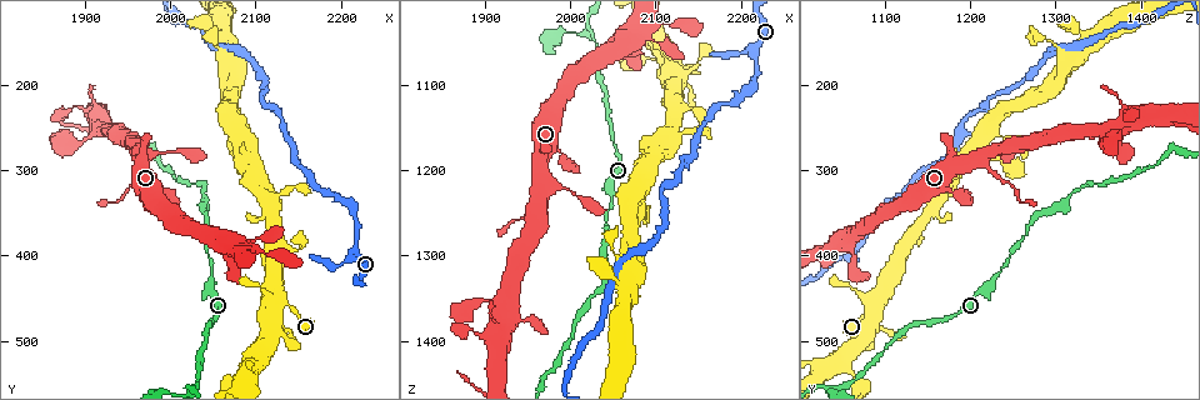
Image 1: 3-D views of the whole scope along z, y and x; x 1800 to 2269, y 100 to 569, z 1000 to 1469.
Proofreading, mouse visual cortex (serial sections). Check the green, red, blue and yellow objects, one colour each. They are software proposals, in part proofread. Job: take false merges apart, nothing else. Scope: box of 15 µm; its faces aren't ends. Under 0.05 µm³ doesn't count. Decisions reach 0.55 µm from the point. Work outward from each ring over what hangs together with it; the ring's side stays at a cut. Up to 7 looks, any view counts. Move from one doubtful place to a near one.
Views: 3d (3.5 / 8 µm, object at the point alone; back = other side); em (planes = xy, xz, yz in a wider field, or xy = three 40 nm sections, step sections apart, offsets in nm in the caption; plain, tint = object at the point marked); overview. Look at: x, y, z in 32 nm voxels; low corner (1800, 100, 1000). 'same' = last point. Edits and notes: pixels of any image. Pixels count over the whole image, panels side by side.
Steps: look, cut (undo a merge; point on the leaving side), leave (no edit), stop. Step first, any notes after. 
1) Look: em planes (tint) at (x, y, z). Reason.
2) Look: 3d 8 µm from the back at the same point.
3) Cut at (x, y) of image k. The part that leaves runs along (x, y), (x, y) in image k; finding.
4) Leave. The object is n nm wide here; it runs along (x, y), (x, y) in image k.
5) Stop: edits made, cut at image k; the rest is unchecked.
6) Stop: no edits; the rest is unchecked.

Look: 3d 8 µm at (2135, 390, 1125). Thick turns thin.

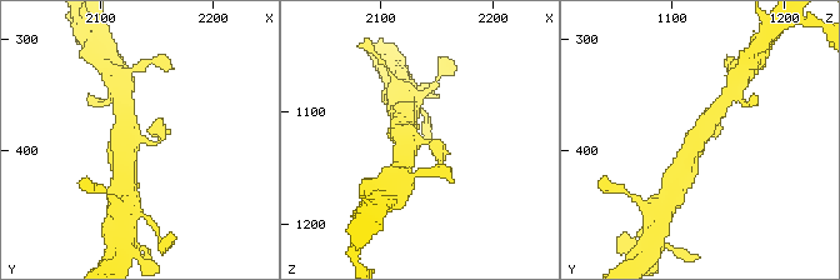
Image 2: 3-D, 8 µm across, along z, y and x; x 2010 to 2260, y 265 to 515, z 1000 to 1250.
Look: em xy step 2 (tint) at (2130, 388, 1126).

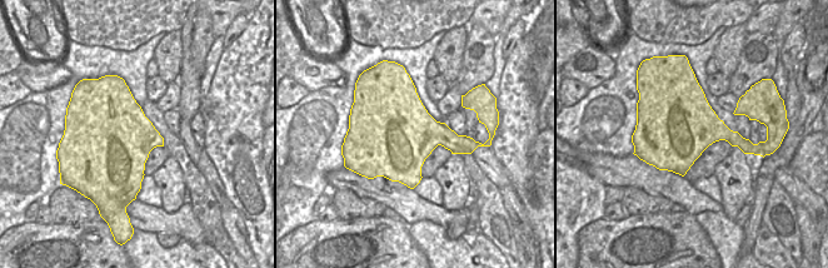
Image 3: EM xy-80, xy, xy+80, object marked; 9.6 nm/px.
Leave. 3 arms meet here; it runs along (683, 170), (693, 145), (721, 106) in image 2; all the same cell.

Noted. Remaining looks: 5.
Look: 3d 3.5 µm at (2040, 325, 1320). Sharp bend.

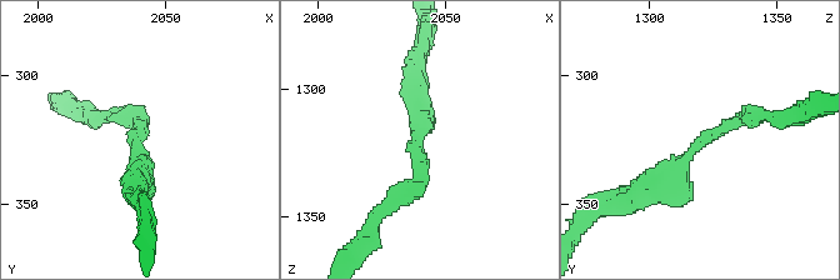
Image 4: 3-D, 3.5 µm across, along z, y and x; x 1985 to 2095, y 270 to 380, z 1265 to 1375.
Look: em planes (tint) at (2040, 326, 1322). Need the tissue.

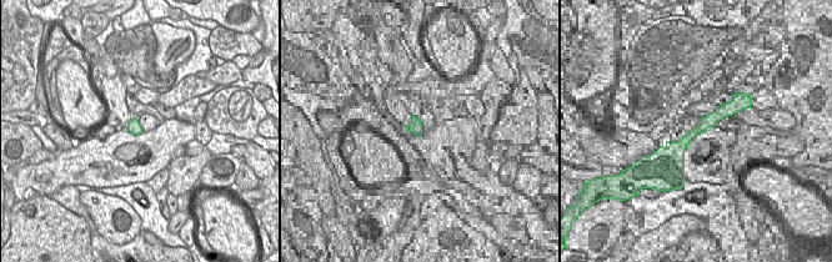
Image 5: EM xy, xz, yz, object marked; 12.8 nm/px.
Leave. The arms are 200, 300 nm wide; it runs along (638, 191), (710, 134), (761, 115) in image 4; one cell here.

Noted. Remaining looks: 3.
Look: 3d 3.5 µm at (2060, 145, 1330). Thick turns thin.

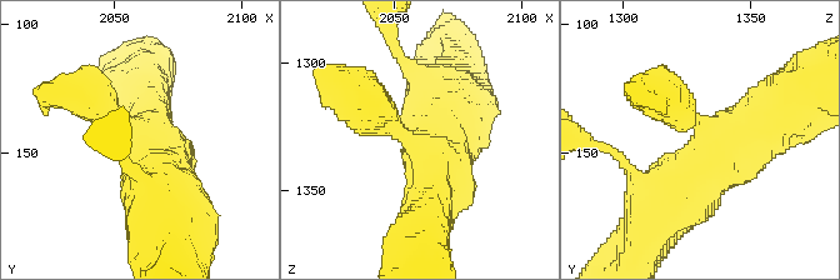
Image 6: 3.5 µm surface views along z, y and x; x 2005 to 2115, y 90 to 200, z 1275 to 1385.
Look: em xy step 3 (tint) at (2061, 143, 1334). Now the EM.

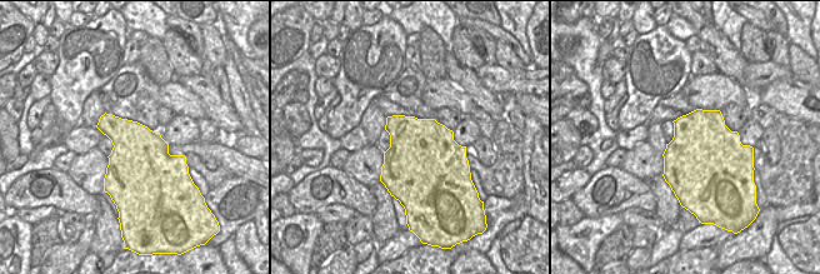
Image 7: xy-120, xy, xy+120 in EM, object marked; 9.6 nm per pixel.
Leave. The object is 700 nm wide here; it runs along (663, 210), (743, 134), (788, 106) in image 6; one cell here.

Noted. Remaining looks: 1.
Stop: no edits; the rest is unchecked.

